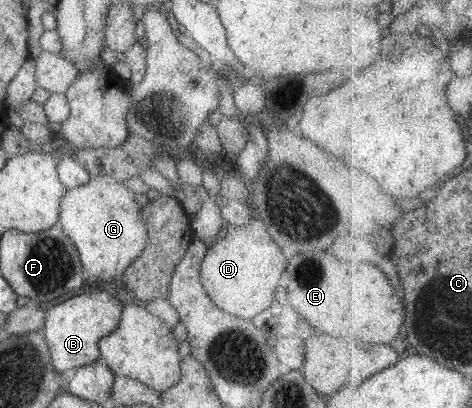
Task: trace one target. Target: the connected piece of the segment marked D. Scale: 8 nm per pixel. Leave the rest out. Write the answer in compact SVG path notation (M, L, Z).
M252 217L246 225L240 227L226 224L225 235L207 249L200 264L200 281L207 296L216 307L239 318L251 319L273 302L275 289L284 278L286 264L287 260L281 253L281 249L269 236L263 222Z

